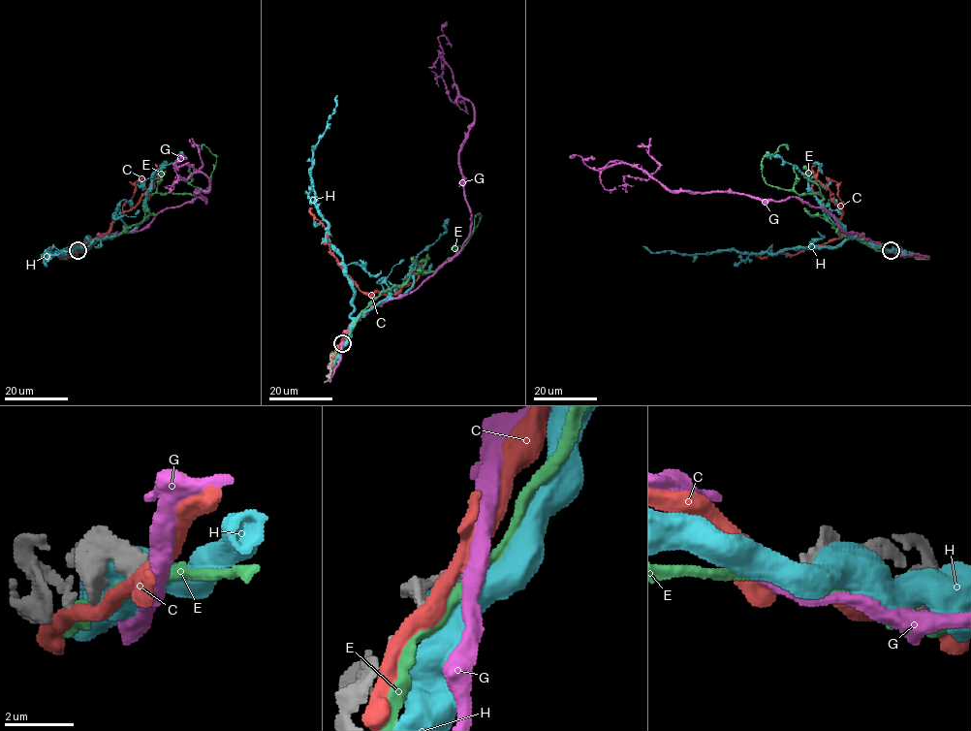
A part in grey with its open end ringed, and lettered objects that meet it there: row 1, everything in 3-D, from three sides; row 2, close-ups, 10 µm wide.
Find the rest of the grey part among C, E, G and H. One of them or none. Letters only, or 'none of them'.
none of them

